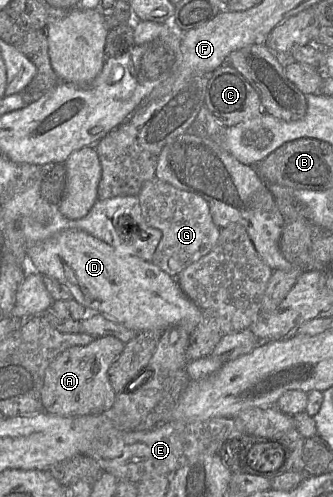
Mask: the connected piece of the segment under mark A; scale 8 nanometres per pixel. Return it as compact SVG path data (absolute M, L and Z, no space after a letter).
M103 336L94 338L88 345L63 351L46 369L42 393L44 411L61 416L108 414L117 396L108 372L125 344L119 338Z

